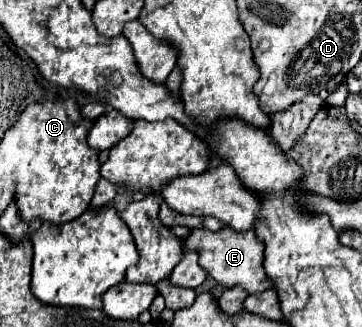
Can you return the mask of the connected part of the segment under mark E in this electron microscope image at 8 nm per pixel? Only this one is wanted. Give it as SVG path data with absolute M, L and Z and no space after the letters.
M221 227L219 231L191 229L189 235L183 239L183 249L197 251L201 267L223 287L243 287L251 295L271 287L271 281L263 271L263 241L253 229L243 233L231 231L231 227Z

